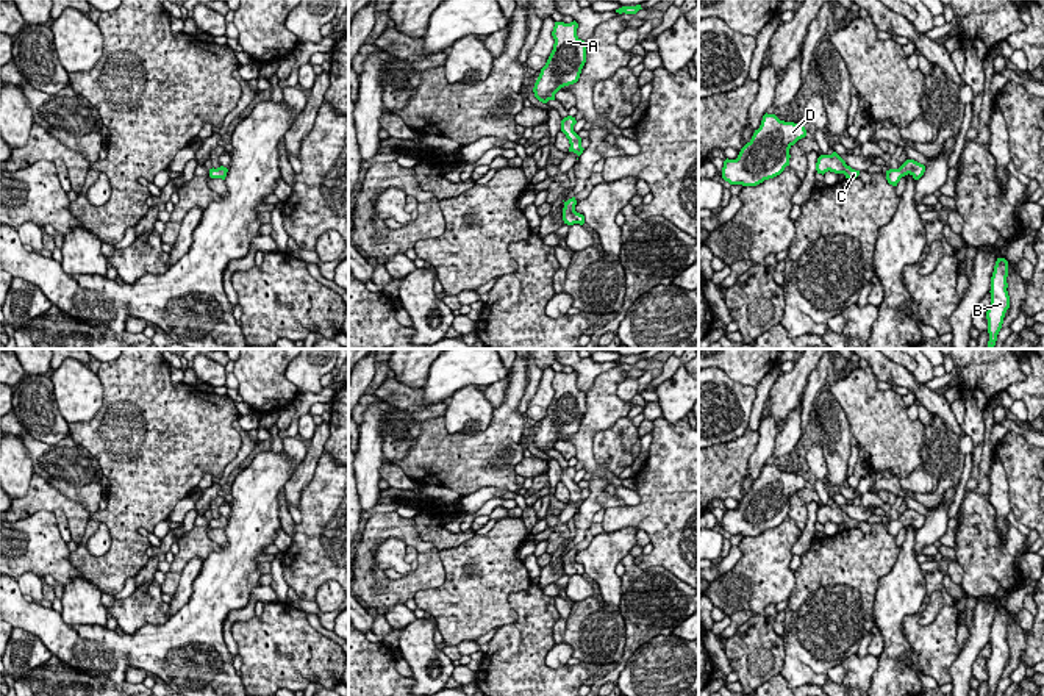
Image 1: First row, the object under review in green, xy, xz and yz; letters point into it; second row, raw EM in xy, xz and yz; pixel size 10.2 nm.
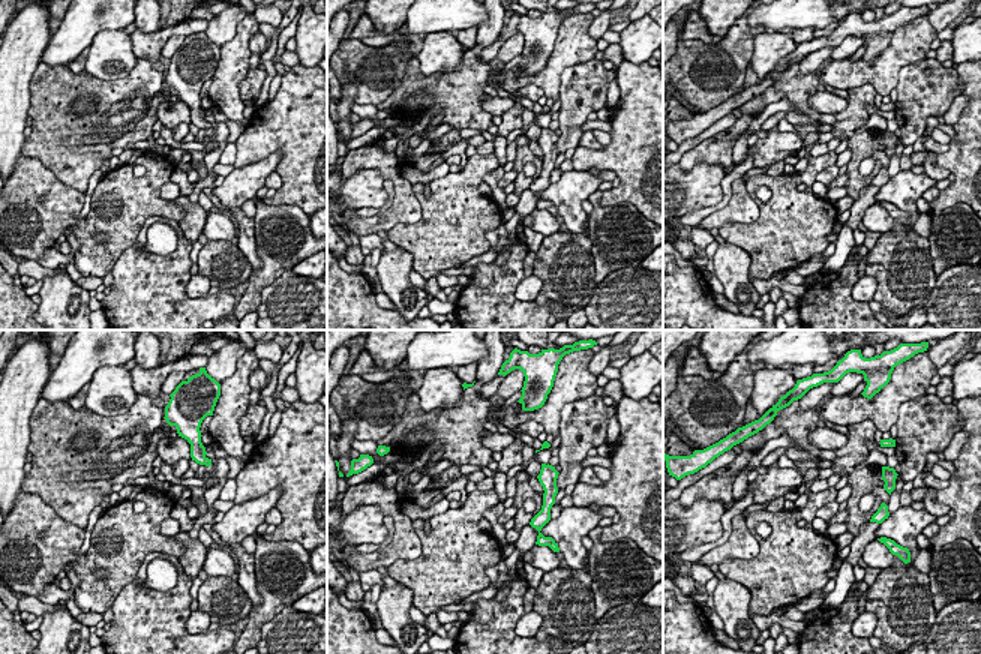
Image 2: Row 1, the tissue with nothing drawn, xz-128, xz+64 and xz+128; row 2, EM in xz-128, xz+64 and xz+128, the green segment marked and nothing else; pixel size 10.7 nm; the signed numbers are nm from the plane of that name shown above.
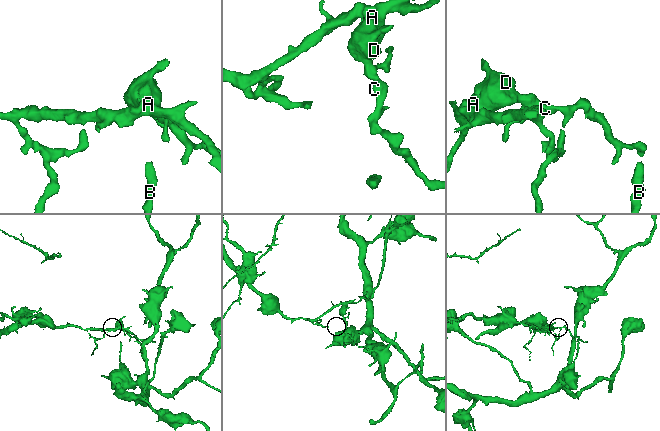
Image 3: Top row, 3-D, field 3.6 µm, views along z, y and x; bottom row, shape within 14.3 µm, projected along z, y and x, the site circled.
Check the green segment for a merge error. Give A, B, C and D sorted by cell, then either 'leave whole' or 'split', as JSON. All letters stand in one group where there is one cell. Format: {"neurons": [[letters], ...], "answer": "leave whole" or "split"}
{"neurons": [["A", "C", "D"], ["B"]], "answer": "split"}

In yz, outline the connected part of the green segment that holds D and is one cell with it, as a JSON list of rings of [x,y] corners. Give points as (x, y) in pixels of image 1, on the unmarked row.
[[[766,463],[738,508],[724,511],[722,529],[730,535],[756,536],[780,526],[789,516],[789,499],[805,486],[802,474],[785,472]]]

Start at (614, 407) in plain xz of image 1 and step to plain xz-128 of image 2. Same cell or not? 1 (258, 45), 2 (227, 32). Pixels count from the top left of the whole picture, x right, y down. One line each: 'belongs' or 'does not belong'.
1: does not belong
2: does not belong

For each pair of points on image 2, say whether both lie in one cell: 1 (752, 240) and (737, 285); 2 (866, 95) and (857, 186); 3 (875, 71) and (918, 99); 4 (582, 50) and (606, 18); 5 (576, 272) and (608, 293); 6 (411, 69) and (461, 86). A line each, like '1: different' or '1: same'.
1: different
2: same
3: different
4: different
5: different
6: same

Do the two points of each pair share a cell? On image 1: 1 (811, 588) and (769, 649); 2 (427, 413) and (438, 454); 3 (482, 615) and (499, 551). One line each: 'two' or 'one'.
1: two
2: two
3: one

